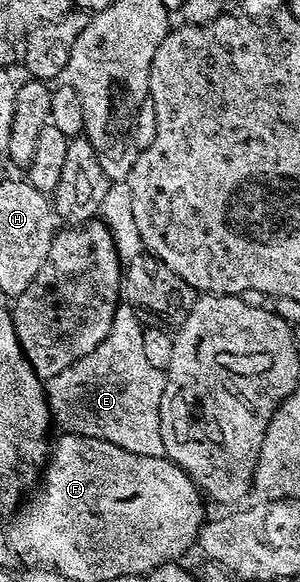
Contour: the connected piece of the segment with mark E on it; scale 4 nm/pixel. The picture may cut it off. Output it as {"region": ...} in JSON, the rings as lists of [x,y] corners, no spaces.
{"region":[[[120,304],[113,319],[111,333],[105,341],[92,354],[85,355],[79,362],[48,380],[45,388],[52,414],[57,418],[58,424],[60,421],[64,425],[64,430],[74,431],[81,437],[92,437],[105,443],[113,443],[113,447],[121,447],[121,451],[133,451],[133,455],[162,457],[162,399],[167,378],[164,370],[152,367],[148,362],[141,344],[144,326],[139,325],[139,317],[140,314],[130,305]]]}

